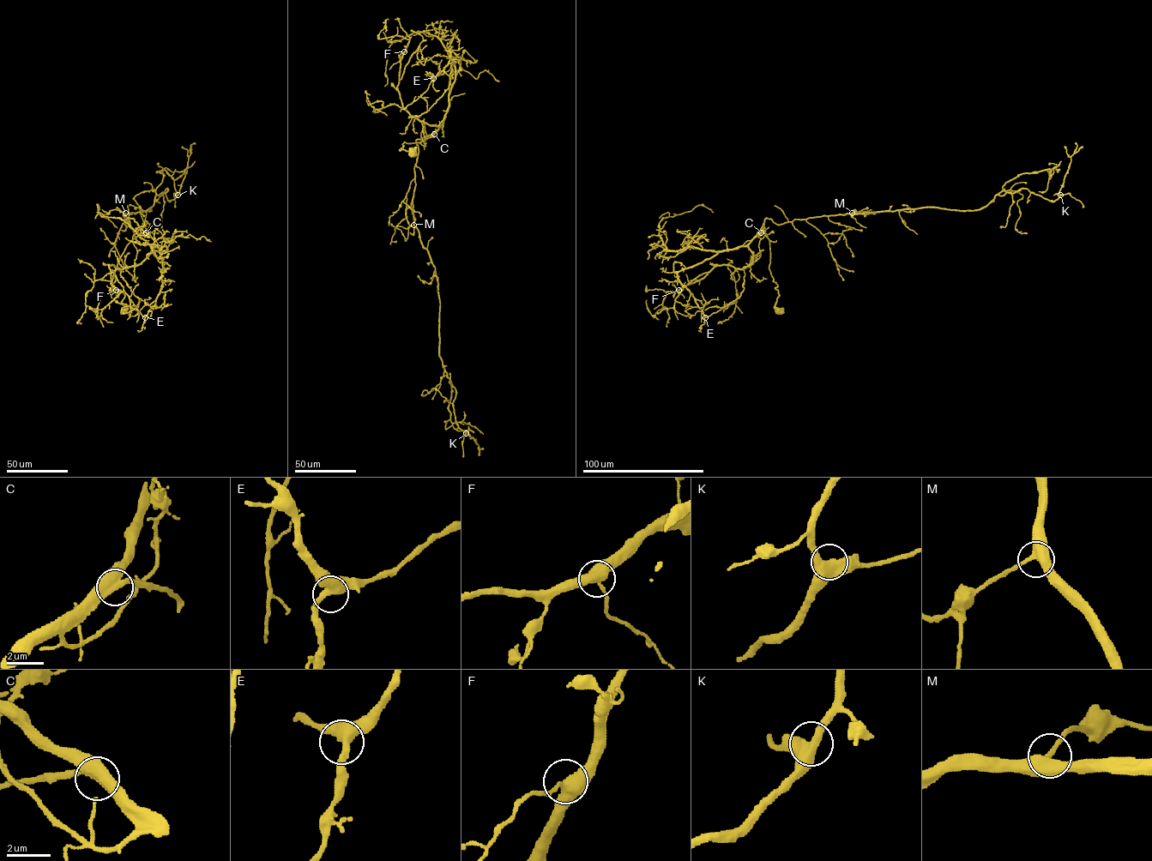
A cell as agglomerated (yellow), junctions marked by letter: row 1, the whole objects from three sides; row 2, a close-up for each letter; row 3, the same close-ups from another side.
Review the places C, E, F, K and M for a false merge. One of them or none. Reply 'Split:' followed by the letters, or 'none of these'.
Split: none of these

